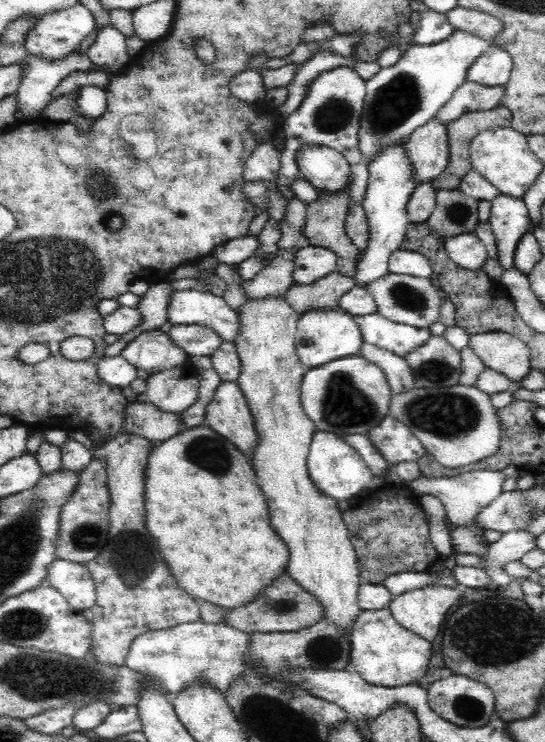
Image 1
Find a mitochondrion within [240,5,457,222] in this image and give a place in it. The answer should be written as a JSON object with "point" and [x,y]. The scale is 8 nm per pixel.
{"point":[396,102]}

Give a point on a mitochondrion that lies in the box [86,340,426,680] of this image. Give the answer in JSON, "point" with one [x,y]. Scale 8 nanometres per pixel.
{"point":[344,404]}

